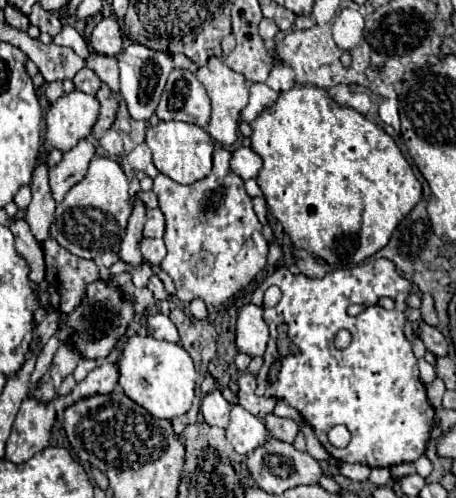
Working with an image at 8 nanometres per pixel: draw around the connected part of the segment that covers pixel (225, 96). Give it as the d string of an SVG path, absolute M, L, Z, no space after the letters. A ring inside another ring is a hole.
M212 56L206 66L200 66L196 70L196 78L198 82L206 88L208 96L210 96L210 106L212 106L212 114L210 114L210 122L208 122L208 134L224 144L224 146L230 146L236 142L238 138L238 114L240 110L248 104L248 88L246 88L246 80L242 74L236 74L234 70L230 70L222 58L218 56Z

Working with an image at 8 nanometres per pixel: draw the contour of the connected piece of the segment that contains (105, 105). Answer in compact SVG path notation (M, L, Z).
M106 84L100 86L100 90L96 92L96 98L100 102L100 114L98 114L98 120L96 120L90 136L96 138L96 140L100 140L104 136L104 132L112 126L118 104L116 104L116 98L114 98L114 94L110 92L110 88Z

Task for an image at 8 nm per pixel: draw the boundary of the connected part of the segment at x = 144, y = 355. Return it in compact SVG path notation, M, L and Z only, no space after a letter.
M130 336L118 358L118 384L124 394L138 406L146 408L154 418L178 418L184 416L194 402L194 380L196 368L190 354L172 342L160 342L156 338Z

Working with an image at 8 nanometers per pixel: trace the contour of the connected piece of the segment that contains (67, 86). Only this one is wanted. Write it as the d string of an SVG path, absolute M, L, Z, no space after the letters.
M56 80L56 82L48 82L48 84L44 84L44 96L46 96L48 102L54 102L56 98L60 98L60 96L72 92L72 90L74 90L74 86L72 86L70 80L62 80L62 82Z

